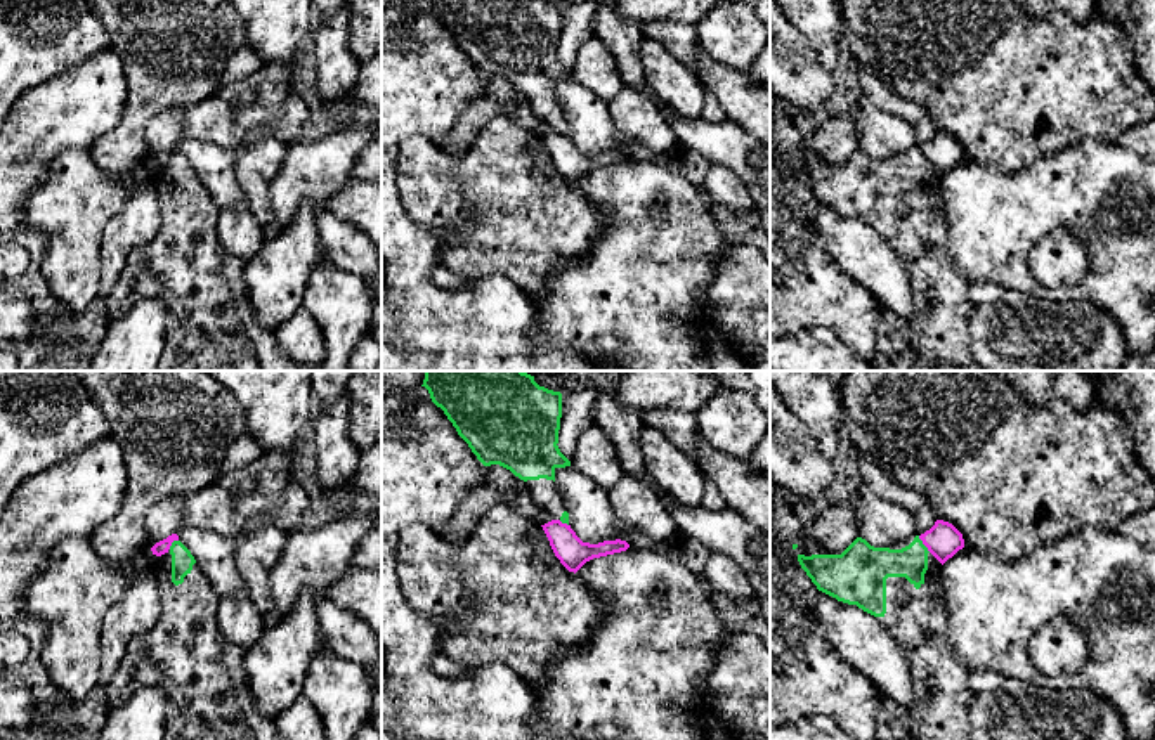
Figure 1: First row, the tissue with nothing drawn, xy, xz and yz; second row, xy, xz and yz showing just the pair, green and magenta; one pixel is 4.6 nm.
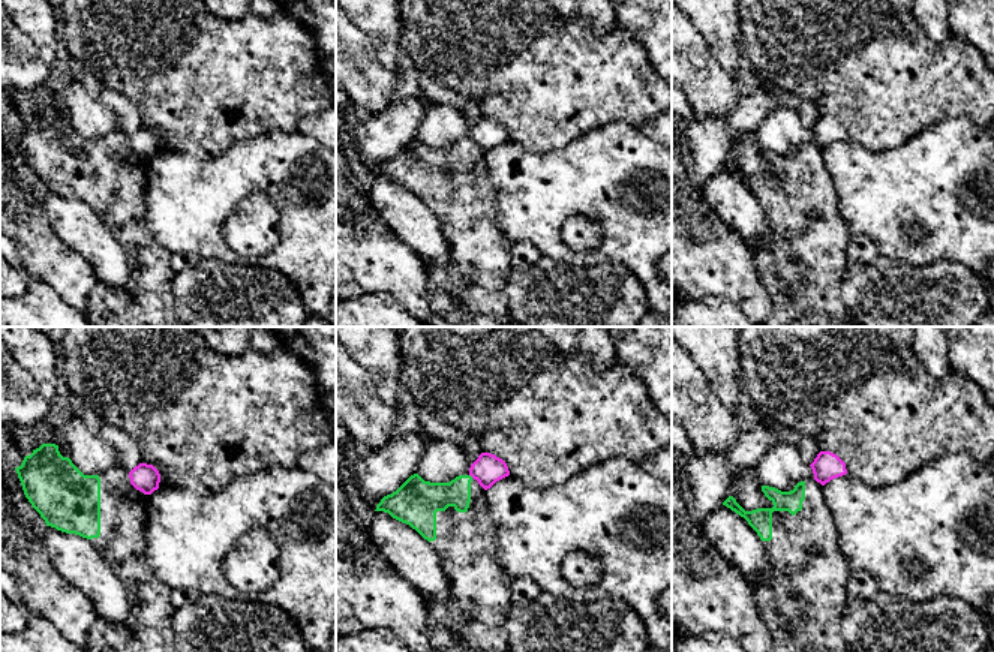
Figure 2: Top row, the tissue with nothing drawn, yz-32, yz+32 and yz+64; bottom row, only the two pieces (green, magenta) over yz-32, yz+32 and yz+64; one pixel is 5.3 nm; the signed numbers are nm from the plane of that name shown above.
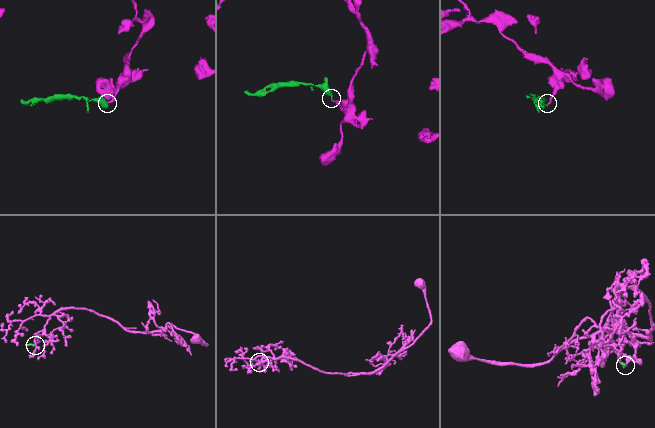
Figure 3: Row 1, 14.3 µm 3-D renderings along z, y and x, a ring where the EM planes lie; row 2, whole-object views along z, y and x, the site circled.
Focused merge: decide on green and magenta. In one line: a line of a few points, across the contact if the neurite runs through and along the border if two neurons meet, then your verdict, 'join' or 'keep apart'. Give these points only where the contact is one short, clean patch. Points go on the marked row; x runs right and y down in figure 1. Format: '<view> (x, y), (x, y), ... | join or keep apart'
yz (918, 536), (930, 551) | keep apart

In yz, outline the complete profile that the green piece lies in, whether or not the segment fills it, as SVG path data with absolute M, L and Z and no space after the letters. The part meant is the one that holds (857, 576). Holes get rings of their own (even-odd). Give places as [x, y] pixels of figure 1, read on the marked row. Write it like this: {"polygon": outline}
{"polygon": "M919 536L890 548L874 548L857 537L841 555L798 555L798 561L819 591L874 615L909 664L914 702L900 705L881 697L876 719L878 740L973 740L971 671L949 645L942 563L928 551Z"}

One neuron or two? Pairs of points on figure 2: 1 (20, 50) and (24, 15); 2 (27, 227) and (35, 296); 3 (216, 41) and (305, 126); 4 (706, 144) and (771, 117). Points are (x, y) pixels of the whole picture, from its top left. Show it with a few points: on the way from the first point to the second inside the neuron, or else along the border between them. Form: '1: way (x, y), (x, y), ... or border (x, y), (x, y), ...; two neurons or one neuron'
1: border (15, 23), (30, 38), (44, 60); two neurons
2: border (15, 296), (38, 279), (62, 300); two neurons
3: border (320, 110), (306, 116), (296, 129); two neurons
4: way (723, 131), (742, 119), (754, 119); one neuron

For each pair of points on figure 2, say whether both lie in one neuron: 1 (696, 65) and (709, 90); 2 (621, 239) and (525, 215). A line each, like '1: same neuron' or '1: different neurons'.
1: same neuron
2: same neuron

